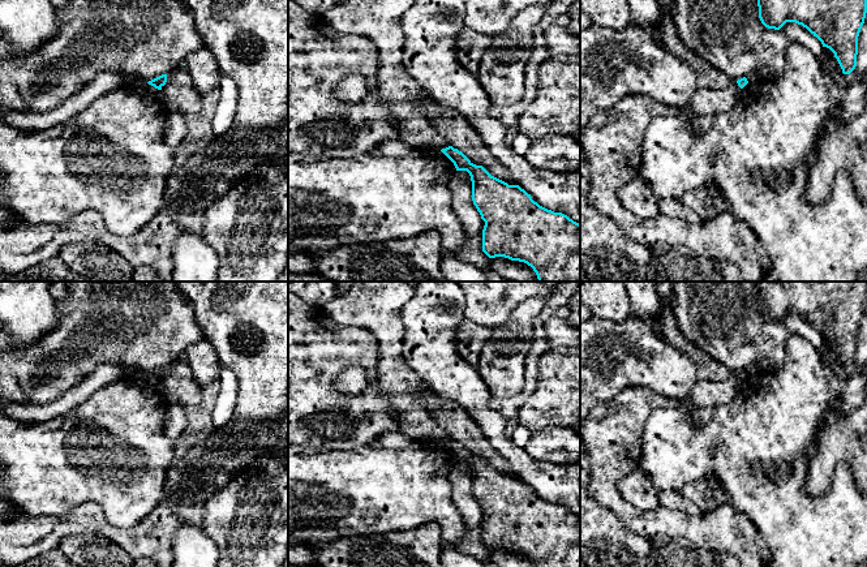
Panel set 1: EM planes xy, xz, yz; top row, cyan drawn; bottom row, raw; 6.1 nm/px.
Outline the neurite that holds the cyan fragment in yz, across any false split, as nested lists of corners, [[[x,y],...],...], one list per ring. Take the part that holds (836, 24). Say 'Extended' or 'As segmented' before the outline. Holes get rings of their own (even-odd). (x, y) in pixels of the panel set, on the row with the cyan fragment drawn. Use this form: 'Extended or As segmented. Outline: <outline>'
As segmented. Outline: [[[757,0],[757,7],[759,18],[765,27],[780,30],[786,22],[802,25],[834,53],[844,74],[855,69],[867,0]]]

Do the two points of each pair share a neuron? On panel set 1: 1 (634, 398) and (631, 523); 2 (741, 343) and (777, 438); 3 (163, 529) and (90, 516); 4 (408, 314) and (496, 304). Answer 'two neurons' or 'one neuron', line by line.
1: one neuron
2: two neurons
3: one neuron
4: two neurons

